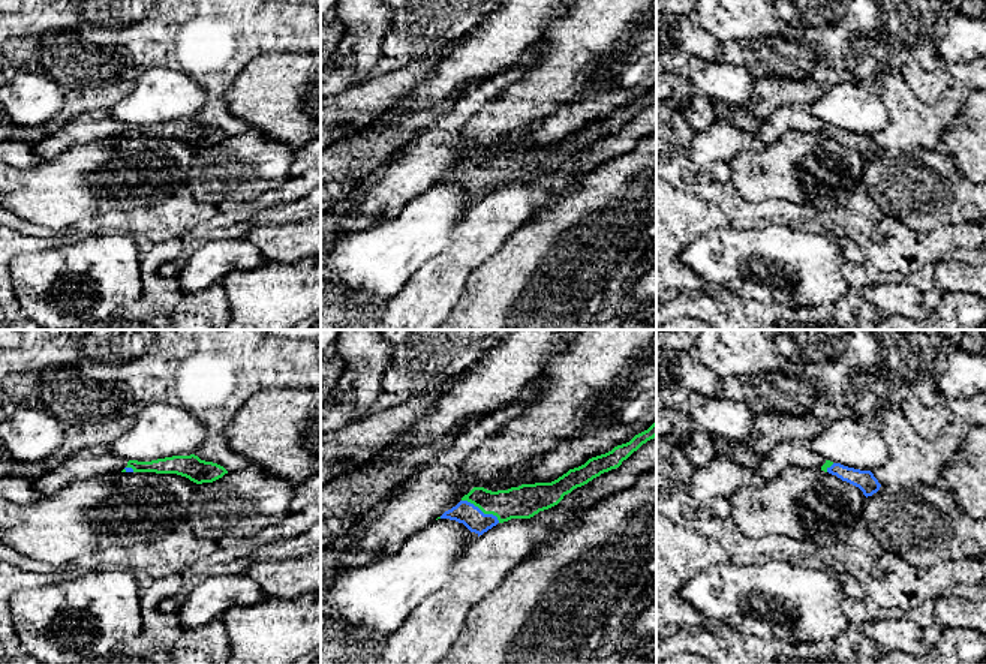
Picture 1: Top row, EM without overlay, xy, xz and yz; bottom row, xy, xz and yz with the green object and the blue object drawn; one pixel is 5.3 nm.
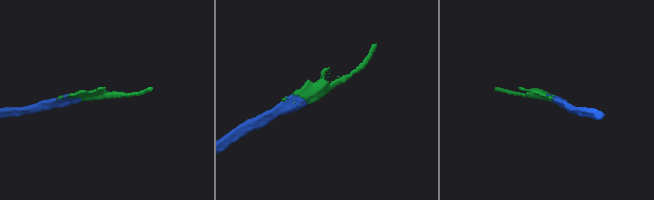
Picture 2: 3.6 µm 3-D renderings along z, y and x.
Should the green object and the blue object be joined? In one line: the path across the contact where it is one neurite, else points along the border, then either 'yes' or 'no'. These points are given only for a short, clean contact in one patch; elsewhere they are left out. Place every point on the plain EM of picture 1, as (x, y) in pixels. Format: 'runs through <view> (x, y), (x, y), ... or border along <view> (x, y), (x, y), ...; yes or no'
yes

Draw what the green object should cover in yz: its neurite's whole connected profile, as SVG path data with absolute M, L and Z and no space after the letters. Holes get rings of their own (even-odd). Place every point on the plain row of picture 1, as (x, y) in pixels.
M826 124L826 127L821 130L821 135L836 139L842 145L859 151L866 162L877 157L881 151L881 148L871 135L848 132L841 127L833 127L830 124Z

